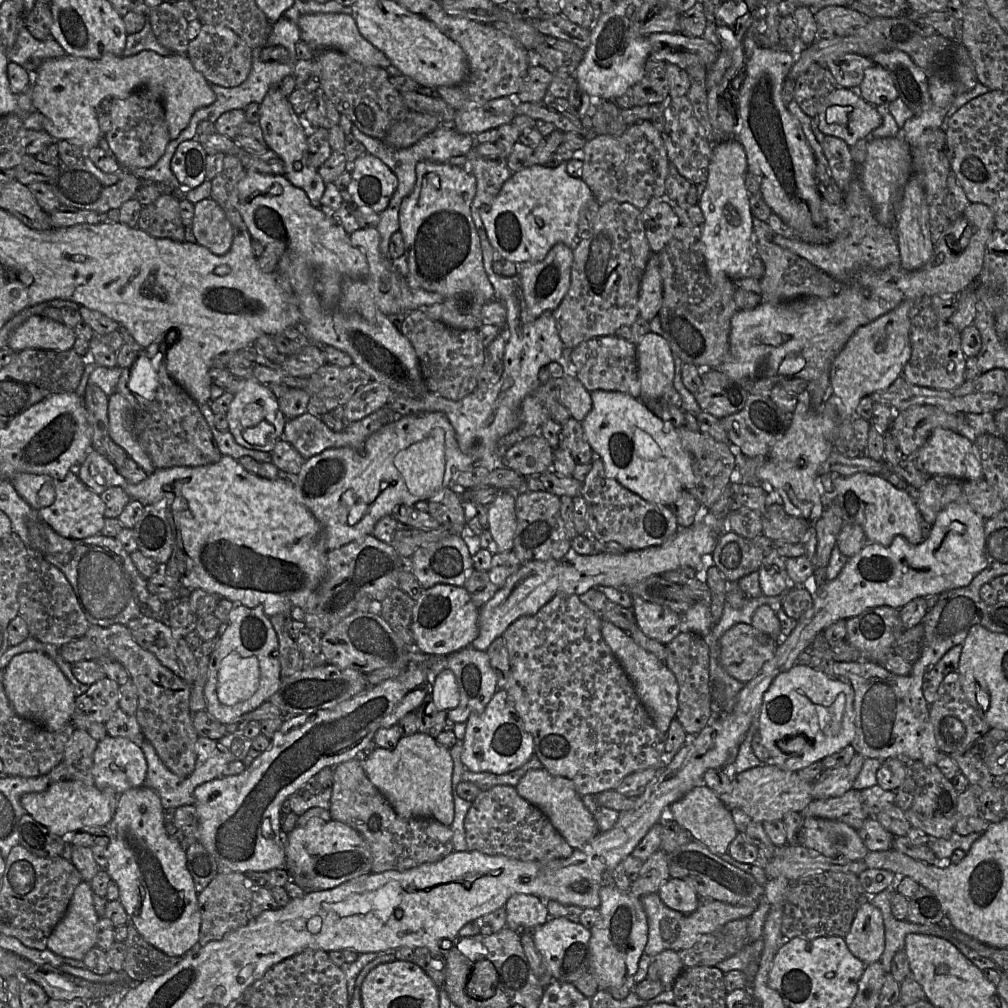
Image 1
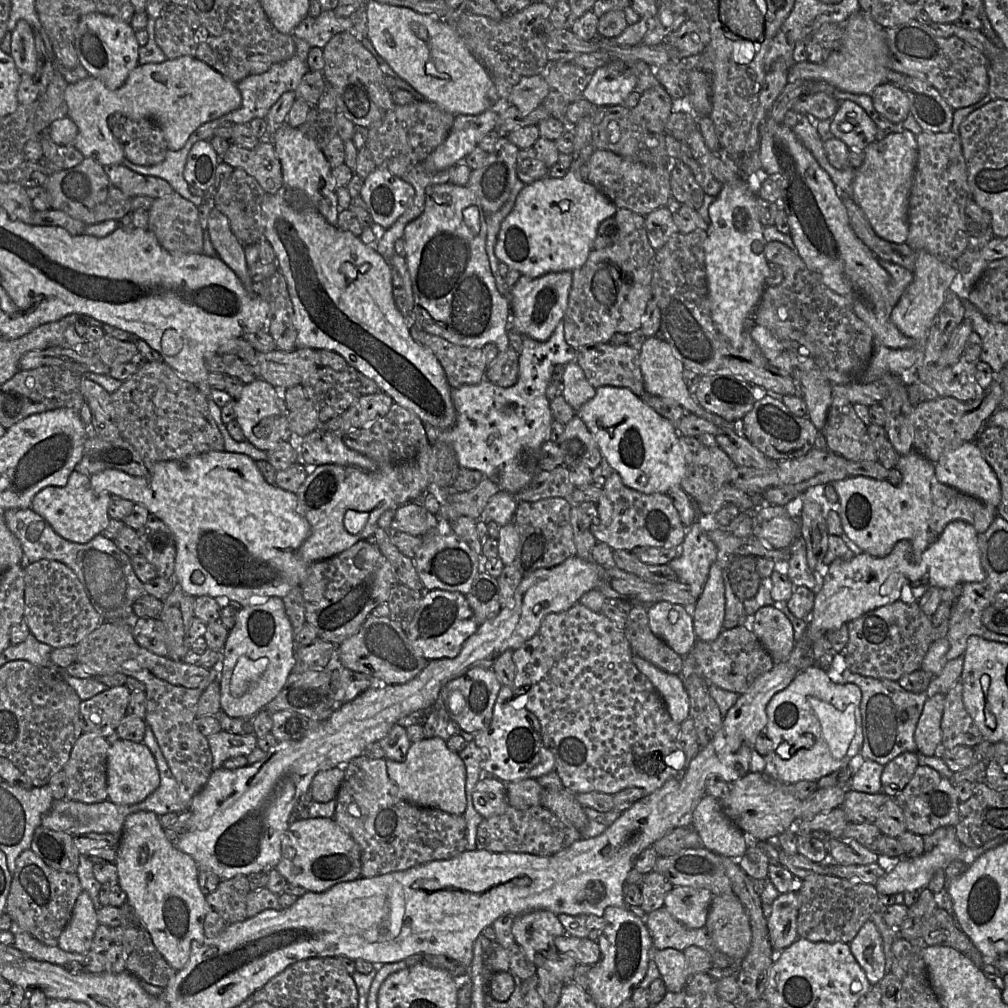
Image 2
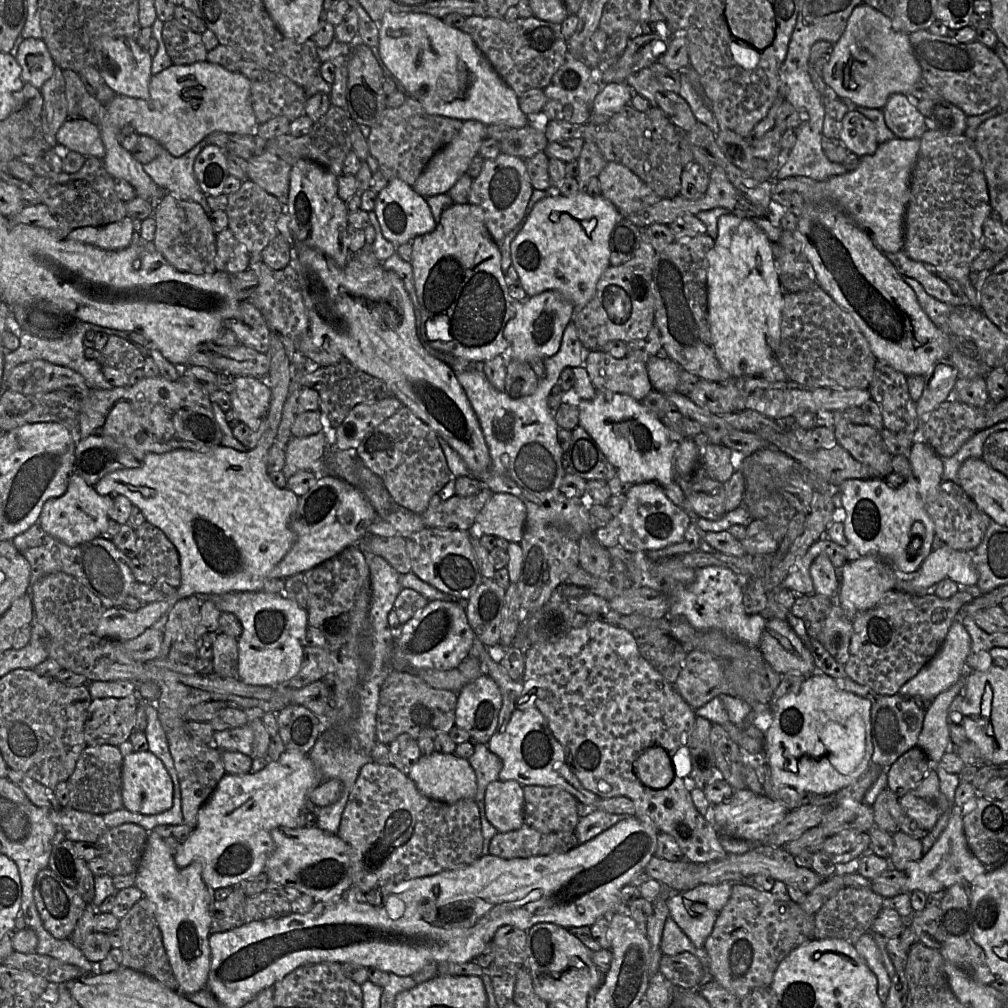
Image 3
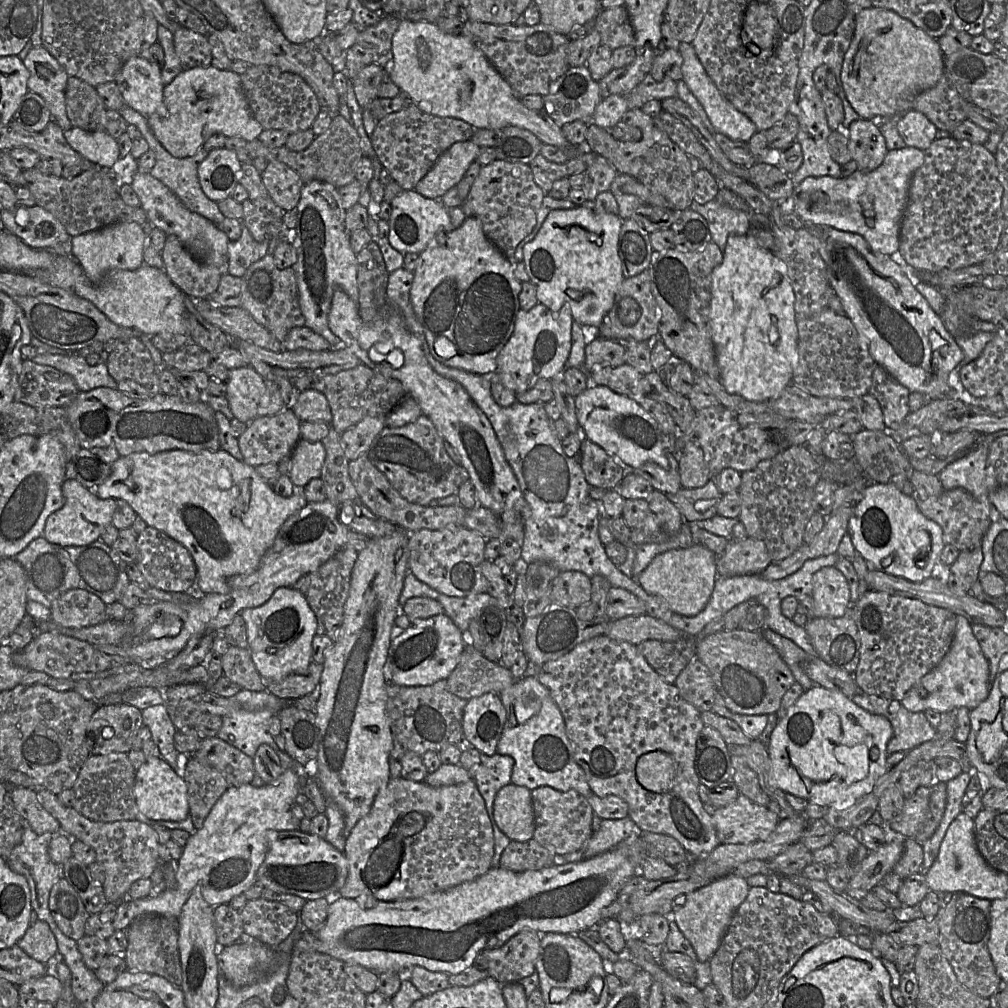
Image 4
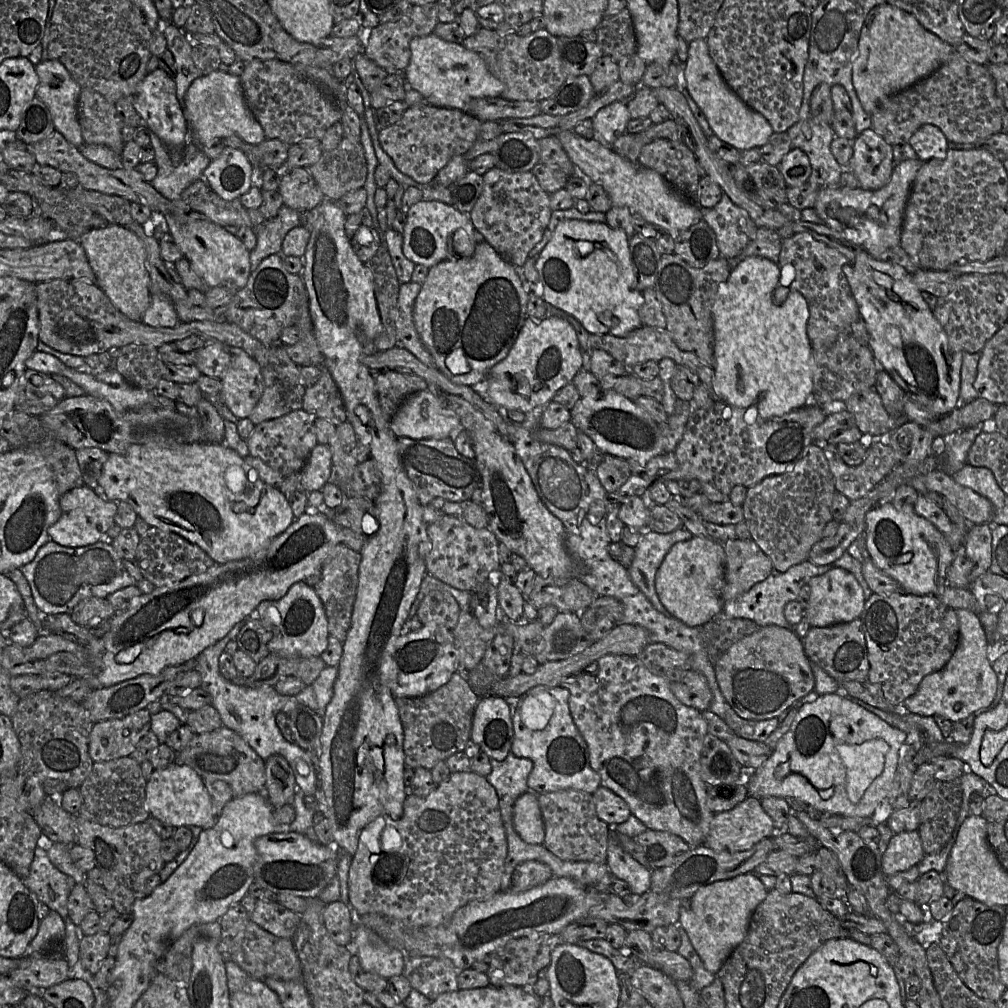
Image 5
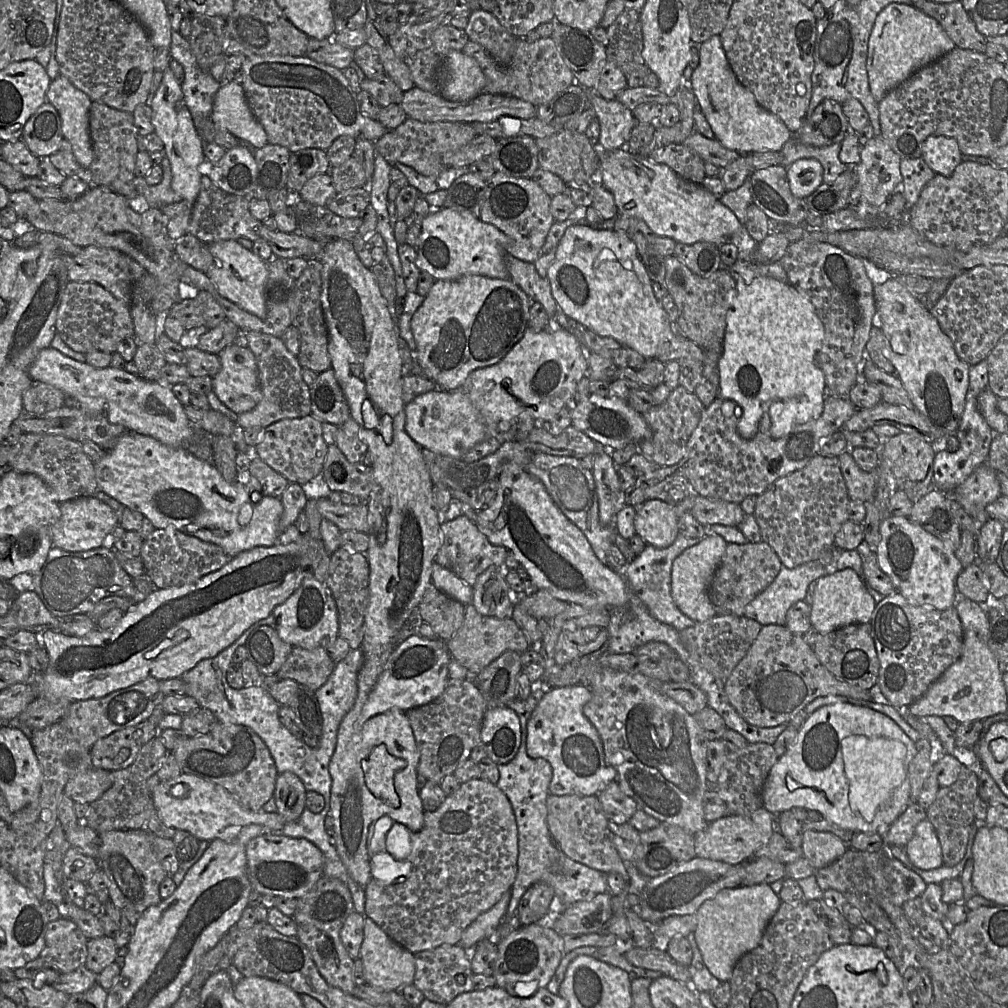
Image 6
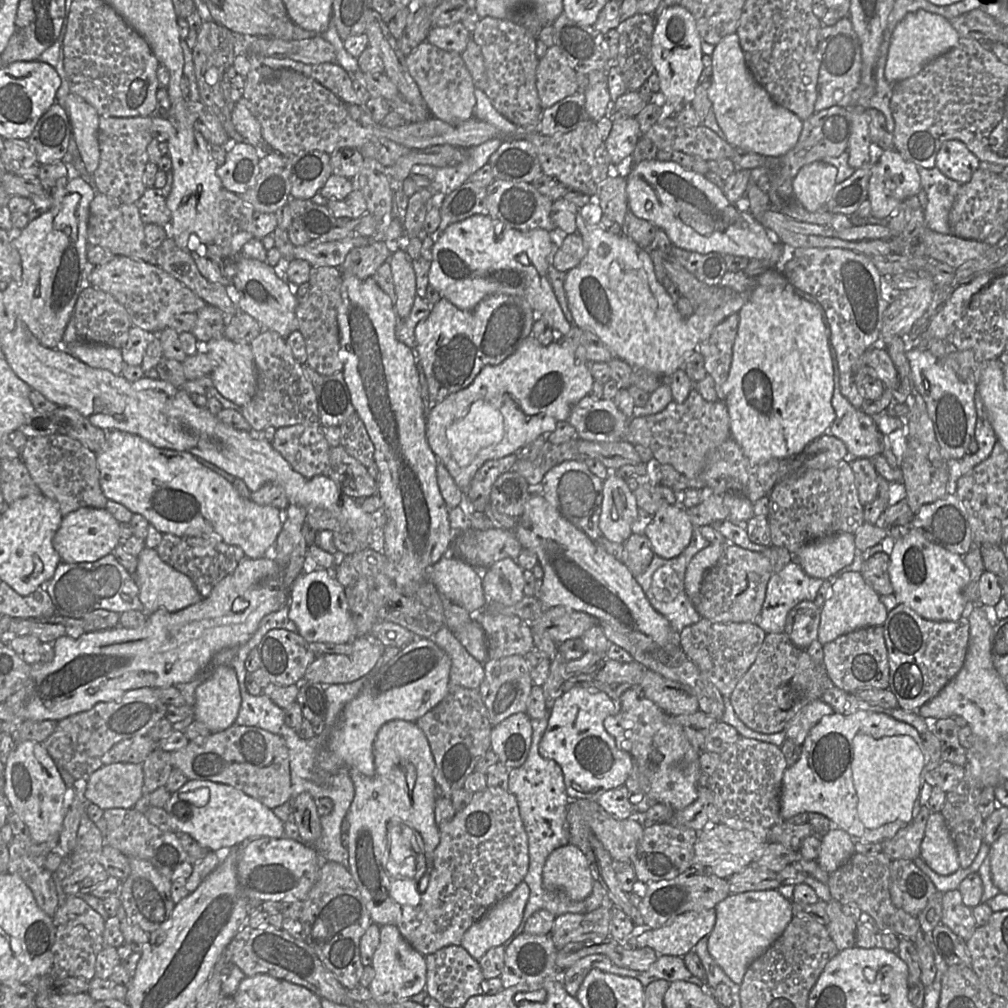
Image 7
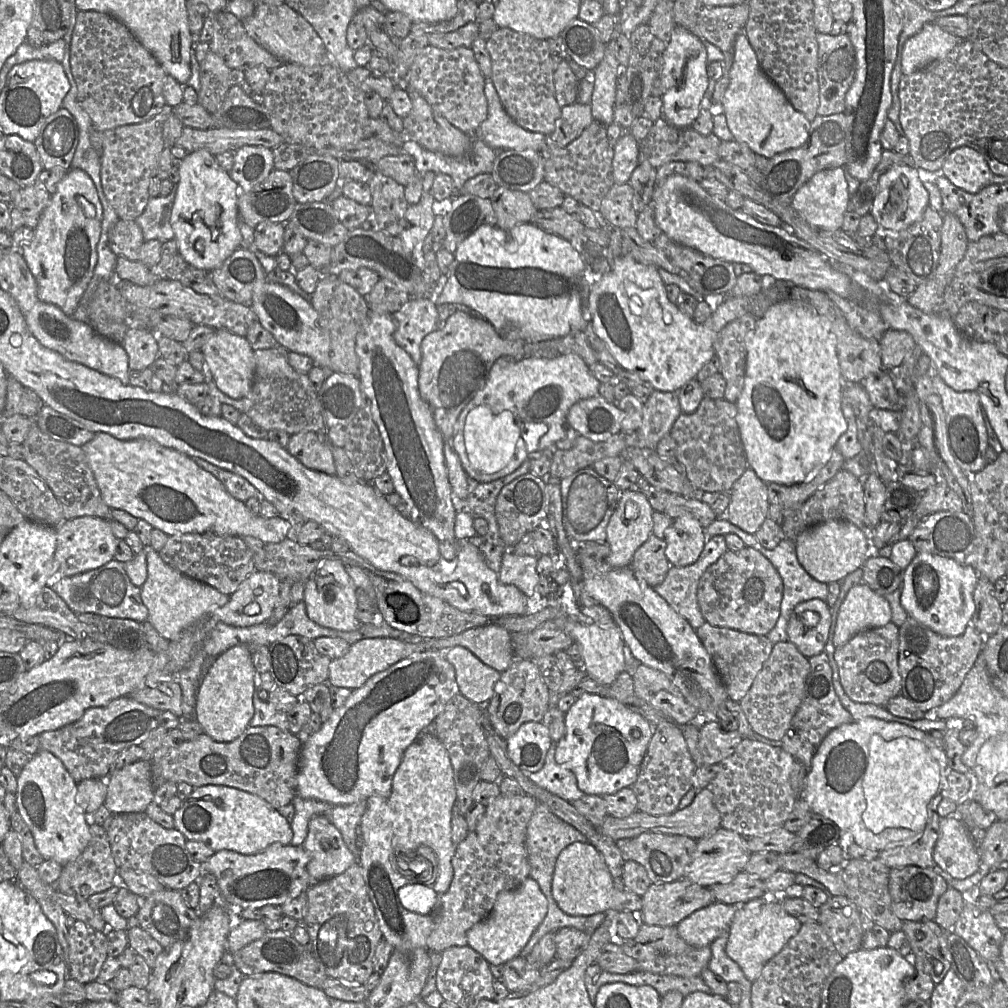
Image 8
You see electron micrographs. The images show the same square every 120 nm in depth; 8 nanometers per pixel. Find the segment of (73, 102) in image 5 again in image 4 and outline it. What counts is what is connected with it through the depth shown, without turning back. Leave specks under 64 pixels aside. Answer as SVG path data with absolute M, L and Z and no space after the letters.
M42 45L34 47L23 60L30 72L29 91L40 95L50 110L52 120L64 131L73 126L67 116L65 91L69 75Z

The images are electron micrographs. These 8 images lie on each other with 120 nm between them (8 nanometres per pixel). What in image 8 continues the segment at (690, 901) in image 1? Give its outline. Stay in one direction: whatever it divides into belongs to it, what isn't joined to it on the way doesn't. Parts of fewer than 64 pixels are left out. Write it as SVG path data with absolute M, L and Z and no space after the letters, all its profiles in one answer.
M765 893L762 898L741 905L728 928L725 952L740 966L746 979L752 983L760 976L765 964L783 949L802 925L784 911L780 901L771 899L770 894L772 893Z

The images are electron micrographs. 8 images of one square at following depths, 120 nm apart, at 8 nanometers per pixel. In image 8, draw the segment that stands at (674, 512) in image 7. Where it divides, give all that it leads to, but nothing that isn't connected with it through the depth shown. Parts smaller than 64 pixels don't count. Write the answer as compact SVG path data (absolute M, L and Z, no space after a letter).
M690 516L673 519L665 531L665 556L671 566L684 567L695 563L700 557L706 537L700 522Z

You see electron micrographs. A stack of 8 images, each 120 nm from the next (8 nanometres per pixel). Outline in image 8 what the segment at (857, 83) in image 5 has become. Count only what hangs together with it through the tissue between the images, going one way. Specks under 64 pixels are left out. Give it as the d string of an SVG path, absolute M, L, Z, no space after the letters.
M936 23L926 24L903 45L900 54L901 71L910 75L932 61L944 57L961 41L959 37L944 30Z

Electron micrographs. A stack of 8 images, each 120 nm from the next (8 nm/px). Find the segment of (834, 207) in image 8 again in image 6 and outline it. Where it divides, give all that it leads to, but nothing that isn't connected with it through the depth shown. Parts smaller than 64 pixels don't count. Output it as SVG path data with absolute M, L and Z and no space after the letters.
M798 159L787 167L787 178L792 194L805 199L822 184L823 167L815 159Z

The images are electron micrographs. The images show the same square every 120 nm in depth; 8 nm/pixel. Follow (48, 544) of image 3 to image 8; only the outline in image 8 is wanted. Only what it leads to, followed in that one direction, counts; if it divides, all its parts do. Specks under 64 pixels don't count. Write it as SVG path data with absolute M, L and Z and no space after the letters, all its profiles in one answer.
M115 559L105 565L70 577L57 577L51 588L76 614L94 613L102 617L131 619L139 623L148 621L148 608L142 601L141 588L129 579L124 564Z

